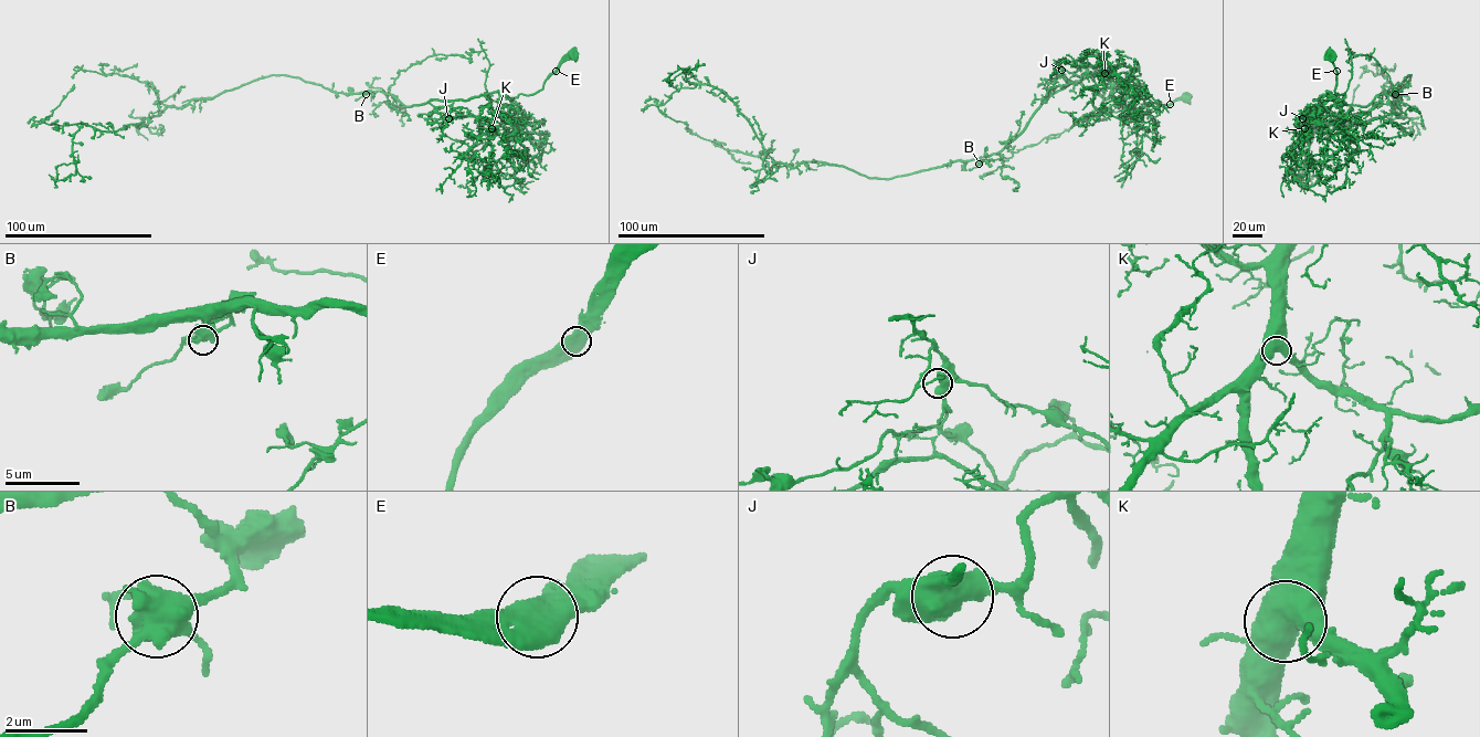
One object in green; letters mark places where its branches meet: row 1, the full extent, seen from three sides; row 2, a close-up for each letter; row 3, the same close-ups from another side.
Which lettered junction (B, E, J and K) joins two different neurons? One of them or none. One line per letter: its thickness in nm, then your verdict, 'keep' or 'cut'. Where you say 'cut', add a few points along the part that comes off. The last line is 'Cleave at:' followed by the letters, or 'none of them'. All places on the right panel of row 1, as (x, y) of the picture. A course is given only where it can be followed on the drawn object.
B: 600 nm thick; keep
E: 600 nm thick; keep
J: 600 nm thick; keep
K: 600 nm thick; keep
Cleave at: none of them

